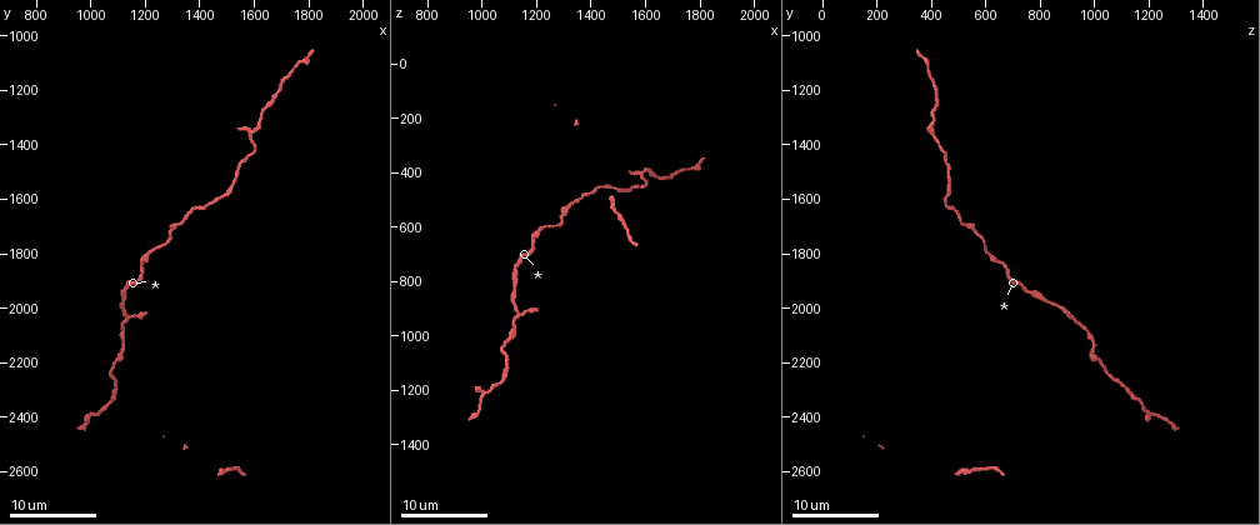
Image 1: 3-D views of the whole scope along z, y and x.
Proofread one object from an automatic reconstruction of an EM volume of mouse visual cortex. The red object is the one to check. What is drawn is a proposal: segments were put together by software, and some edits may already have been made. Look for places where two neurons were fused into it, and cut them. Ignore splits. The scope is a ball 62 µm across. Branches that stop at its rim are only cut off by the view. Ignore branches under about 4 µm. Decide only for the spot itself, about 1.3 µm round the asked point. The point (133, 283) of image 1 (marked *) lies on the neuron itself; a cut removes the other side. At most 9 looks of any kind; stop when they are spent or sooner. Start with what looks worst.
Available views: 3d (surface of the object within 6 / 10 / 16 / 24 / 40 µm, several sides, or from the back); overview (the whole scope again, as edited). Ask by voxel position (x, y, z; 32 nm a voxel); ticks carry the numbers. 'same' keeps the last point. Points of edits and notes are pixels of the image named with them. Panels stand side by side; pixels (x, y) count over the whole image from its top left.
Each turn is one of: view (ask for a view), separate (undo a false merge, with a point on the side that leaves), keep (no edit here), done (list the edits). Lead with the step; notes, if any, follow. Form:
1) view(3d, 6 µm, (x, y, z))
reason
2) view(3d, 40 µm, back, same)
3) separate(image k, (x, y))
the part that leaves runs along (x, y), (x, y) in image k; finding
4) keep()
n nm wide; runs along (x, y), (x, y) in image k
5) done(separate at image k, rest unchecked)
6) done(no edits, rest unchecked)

view(3d, 16 µm, (1590, 1370, 410))

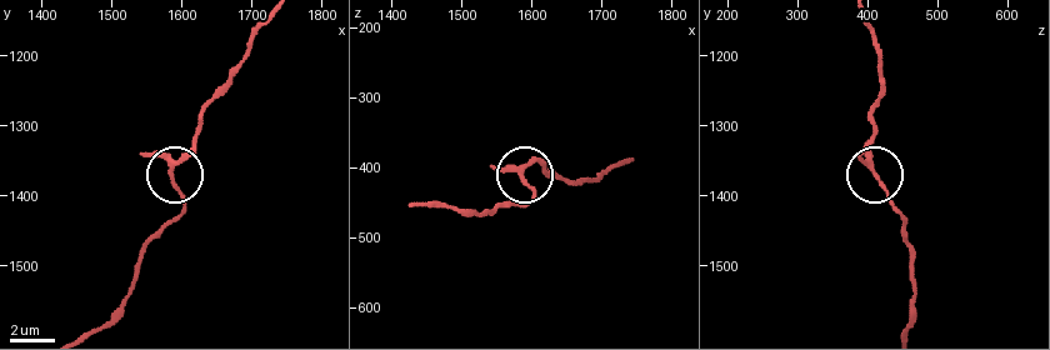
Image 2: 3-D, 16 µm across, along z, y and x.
view(3d, 16 µm, back, (1590, 1380, 415))

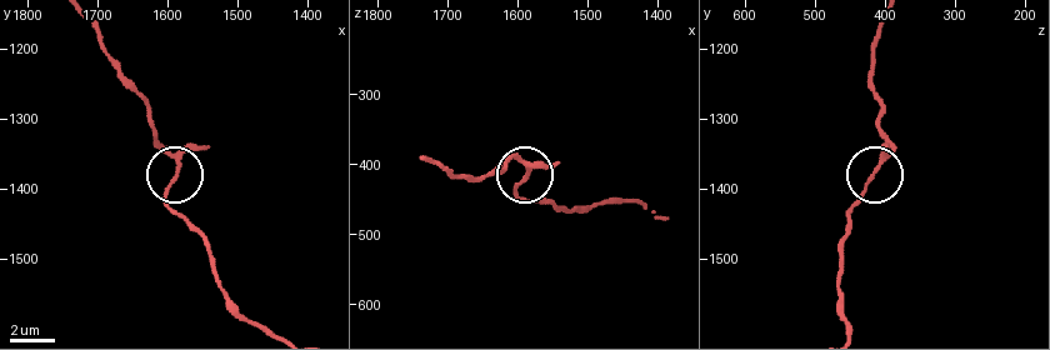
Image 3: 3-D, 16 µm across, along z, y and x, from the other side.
keep()
3 arms; runs along (639, 204), (533, 201), (516, 189), (521, 163), (506, 163) in image 3; all the same neuron

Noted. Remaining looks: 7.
view(3d, 6 µm, (1320, 1700, 520))
thick turns thin

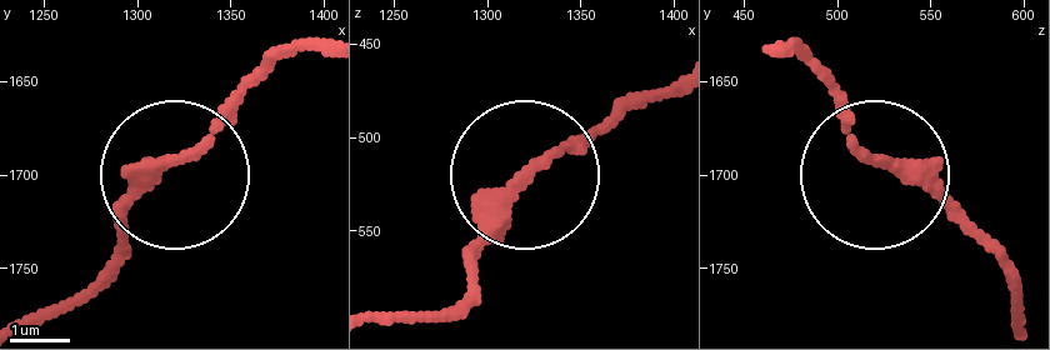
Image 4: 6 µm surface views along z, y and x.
view(3d, 6 µm, back, (1320, 1692, 524))

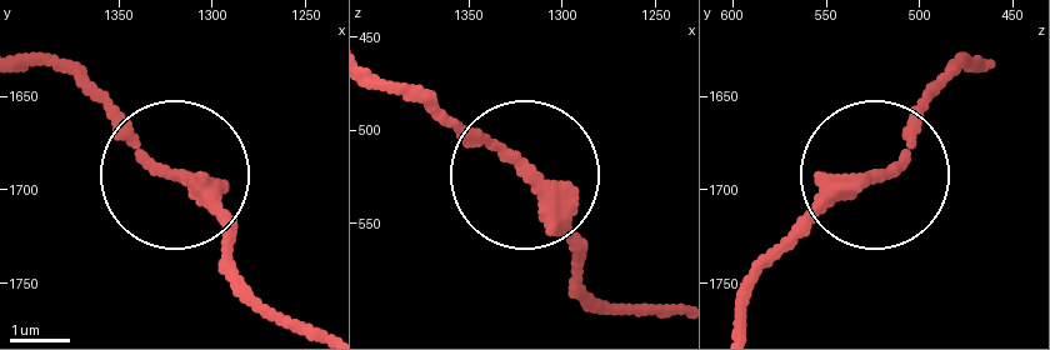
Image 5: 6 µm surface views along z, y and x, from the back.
keep()
210 nm wide; all the same neuron

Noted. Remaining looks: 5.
view(3d, 10 µm, (1100, 2180, 990))

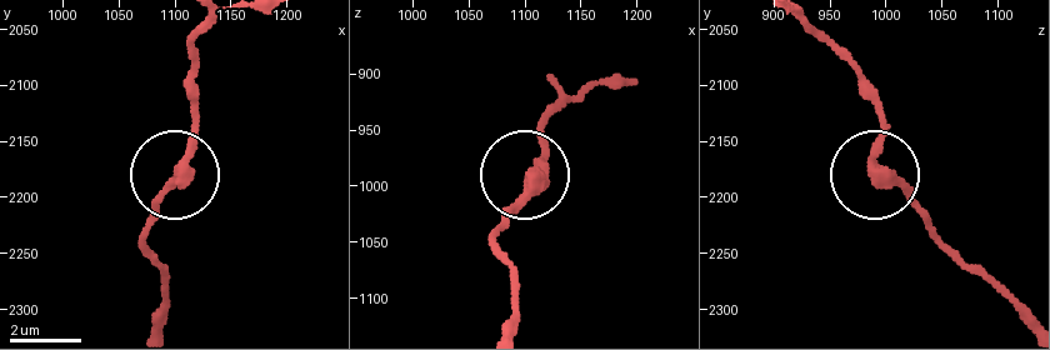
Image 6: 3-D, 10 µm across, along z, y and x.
view(3d, 10 µm, back, (1108, 2184, 992))

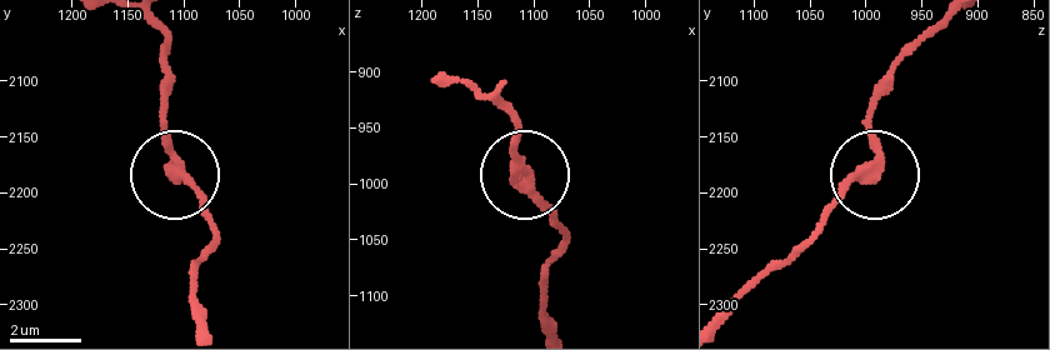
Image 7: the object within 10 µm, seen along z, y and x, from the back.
keep()
continuous, no second neuron

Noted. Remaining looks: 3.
view(3d, 6 µm, (1110, 1970, 810))
calibre changes

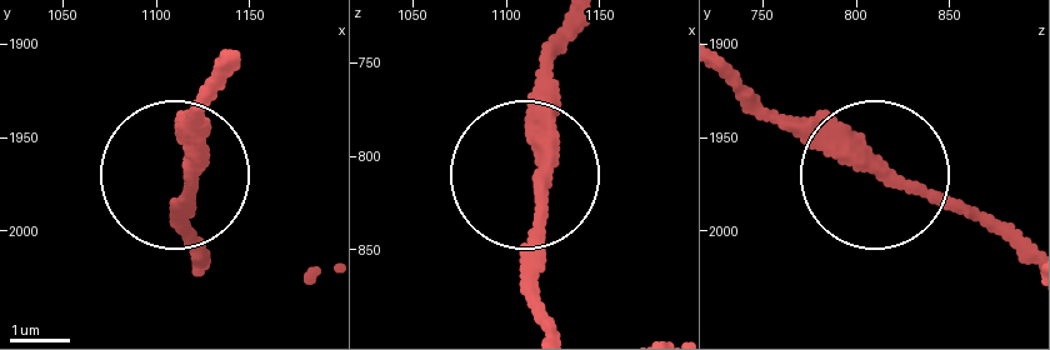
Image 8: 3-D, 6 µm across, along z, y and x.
keep()
runs along (236, 60), (196, 110), (181, 244) in image 8; all the same neuron

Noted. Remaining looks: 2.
done(no edits, rest unchecked)

